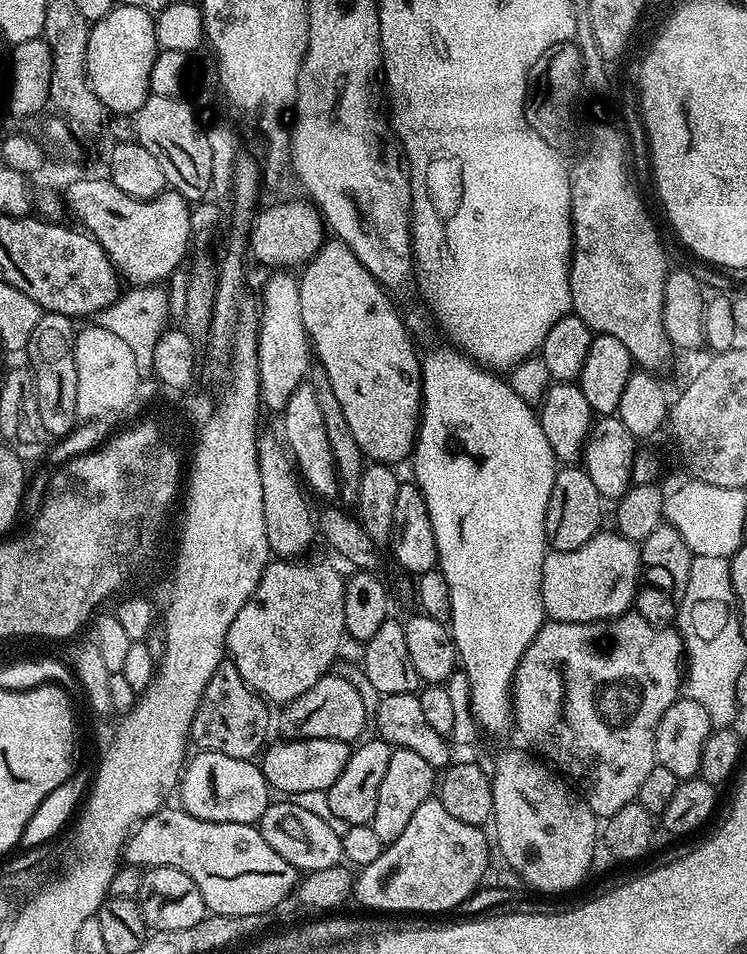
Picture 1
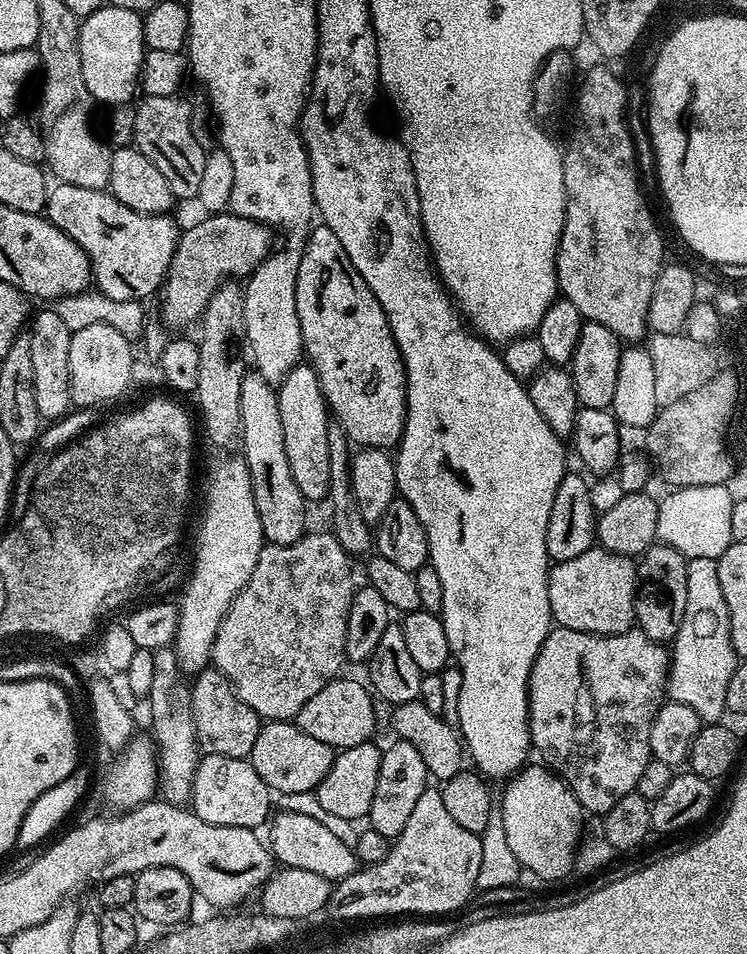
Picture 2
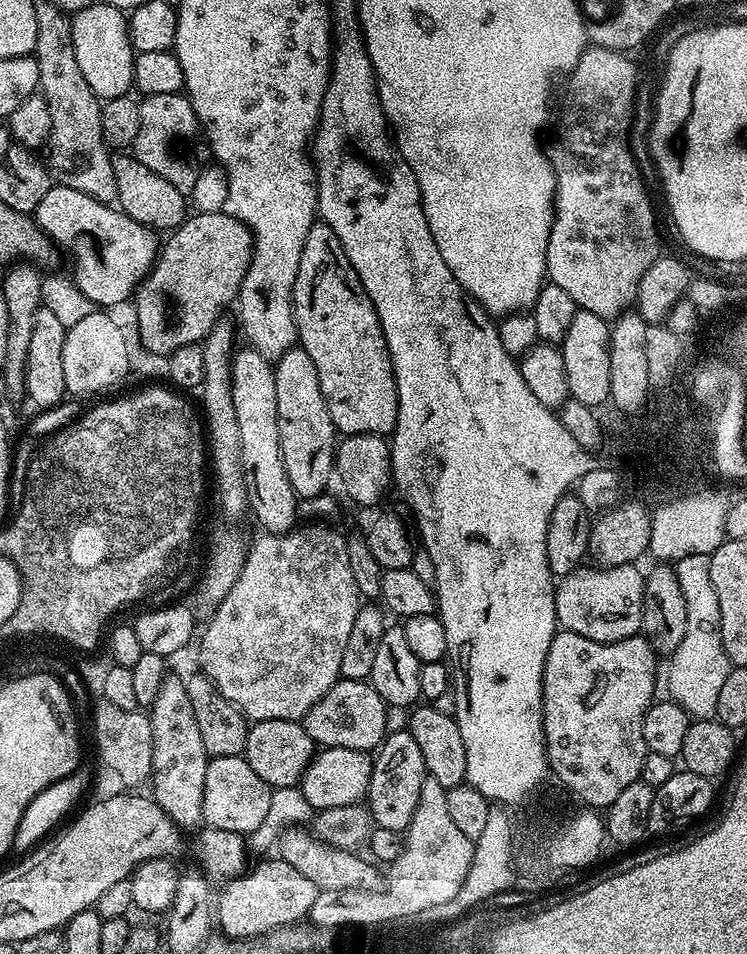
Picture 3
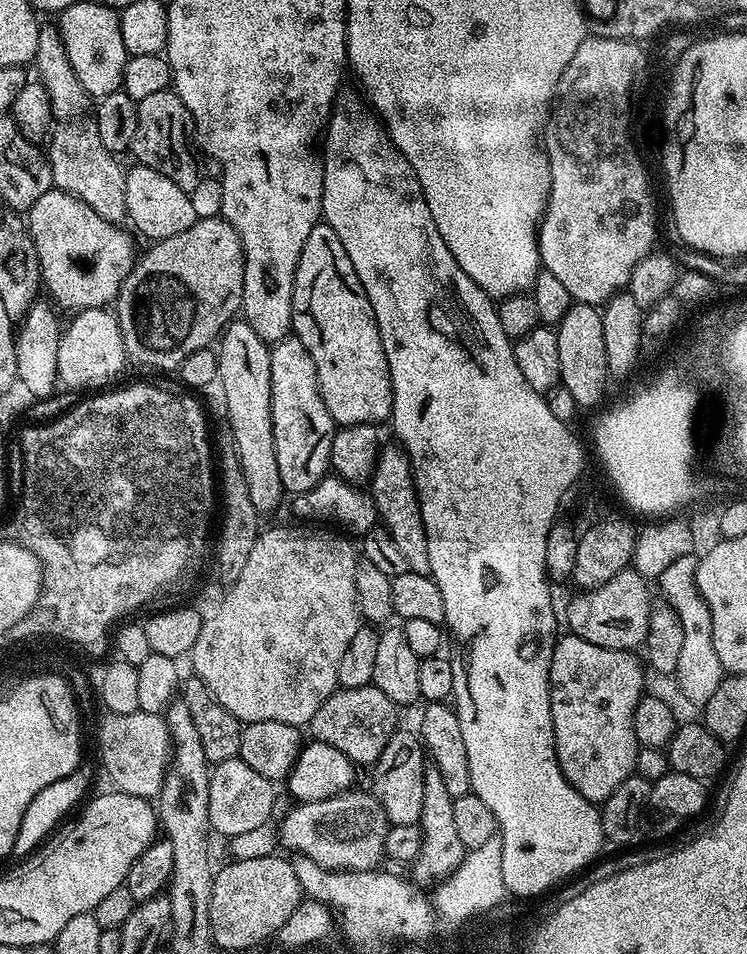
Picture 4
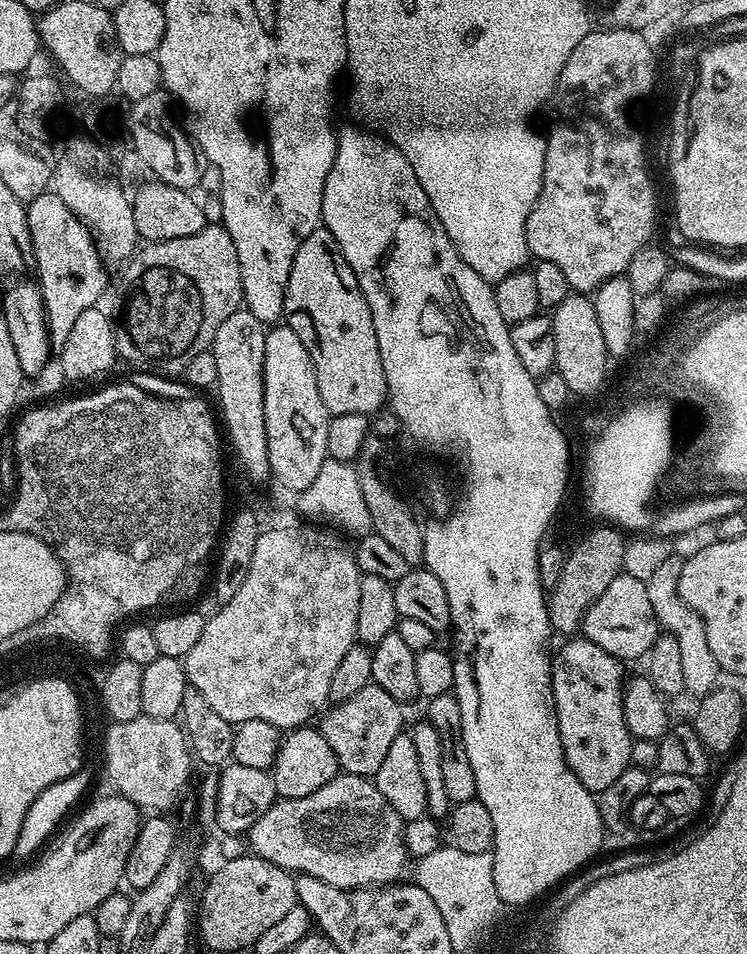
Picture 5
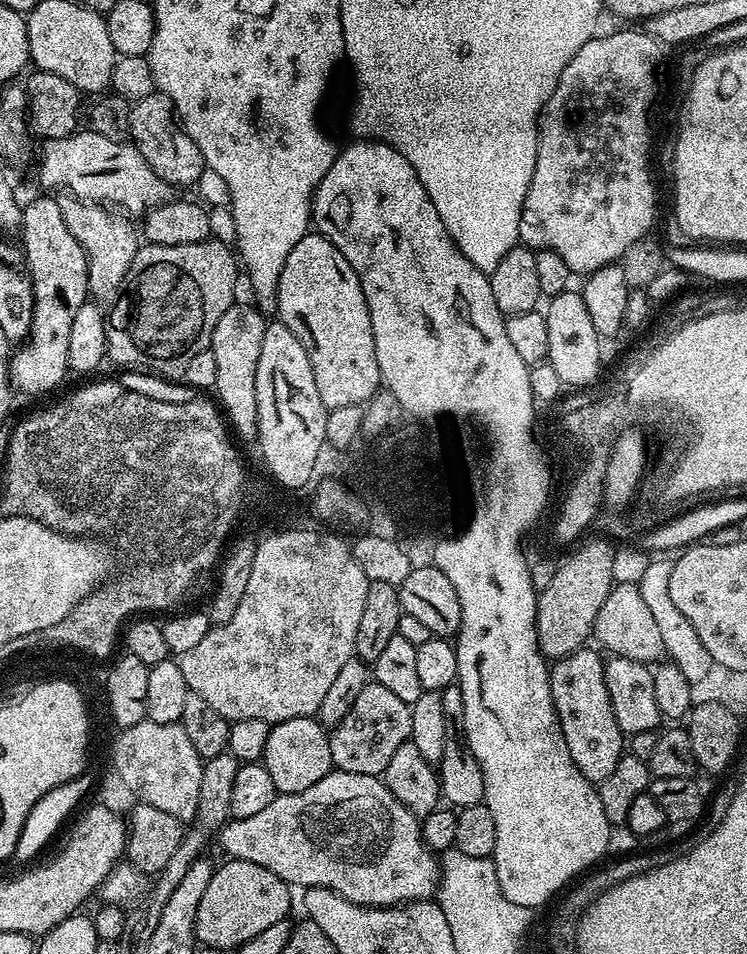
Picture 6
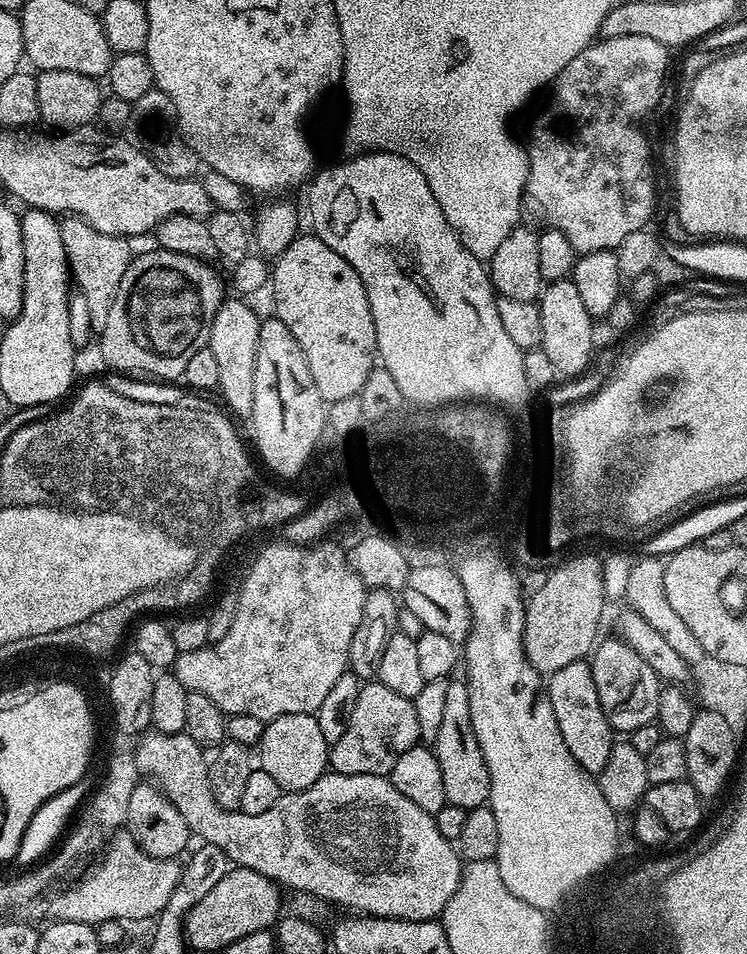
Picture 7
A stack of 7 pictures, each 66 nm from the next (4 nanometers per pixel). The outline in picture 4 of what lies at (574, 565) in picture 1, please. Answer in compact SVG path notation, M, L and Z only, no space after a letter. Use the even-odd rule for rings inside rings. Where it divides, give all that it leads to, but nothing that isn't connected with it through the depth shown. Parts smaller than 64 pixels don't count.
M625 570L614 574L614 578L610 578L610 582L597 588L577 591L575 593L577 596L568 604L567 631L586 642L594 642L594 646L625 650L639 649L647 638L651 608L654 603L653 597L648 597L648 588L650 588L649 581L645 580L643 576L640 576L635 570Z

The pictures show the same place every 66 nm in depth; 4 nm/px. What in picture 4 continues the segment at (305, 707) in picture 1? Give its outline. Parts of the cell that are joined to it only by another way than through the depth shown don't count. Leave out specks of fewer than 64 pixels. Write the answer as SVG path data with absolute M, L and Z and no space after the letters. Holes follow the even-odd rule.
M374 686L340 688L333 692L330 698L326 698L322 706L318 706L310 725L310 731L312 731L310 736L312 740L326 742L326 746L334 746L334 750L342 750L342 754L346 754L346 758L350 758L357 766L363 766L363 764L371 766L382 754L382 750L386 750L386 742L390 742L392 733L397 731L396 712L398 712L397 705L392 704L390 698L386 698L386 694L382 694L382 690Z

